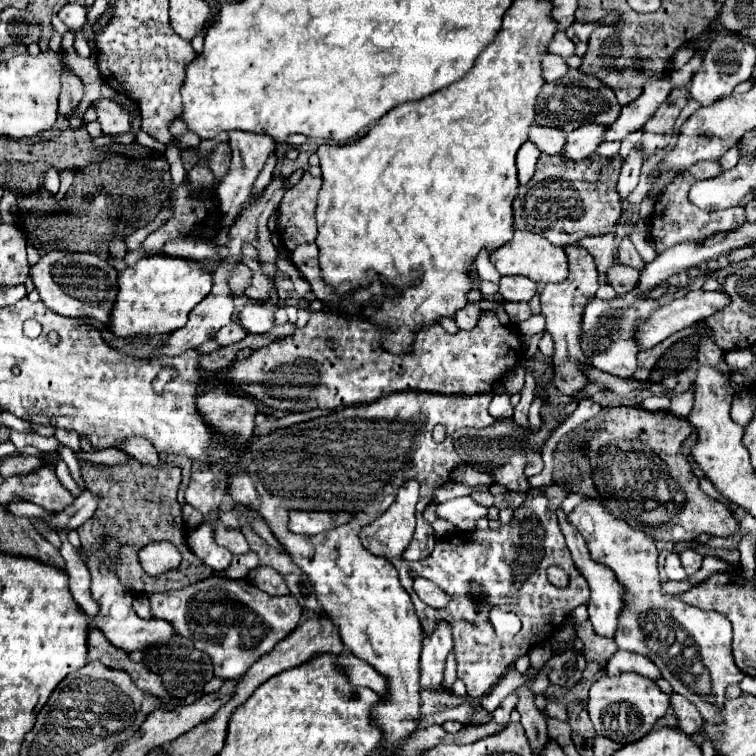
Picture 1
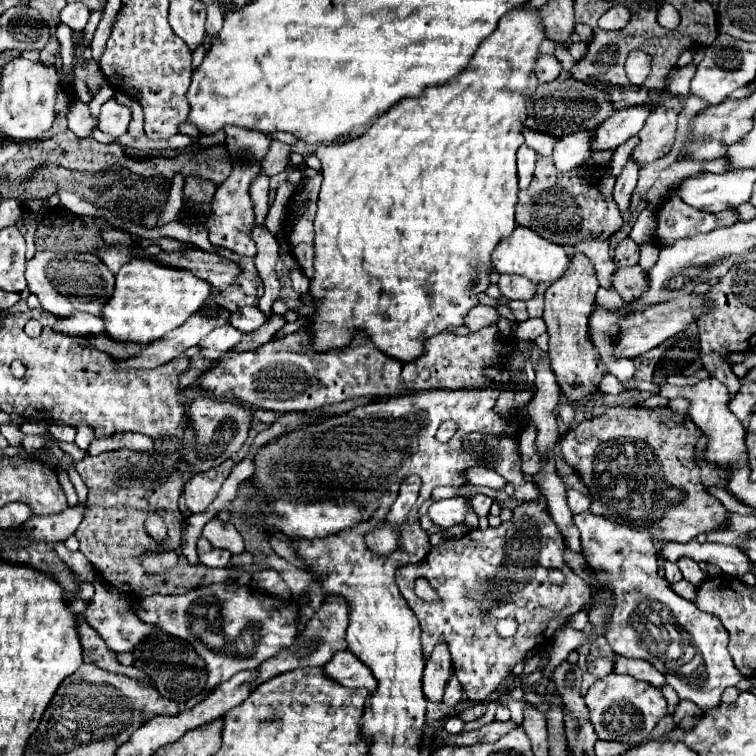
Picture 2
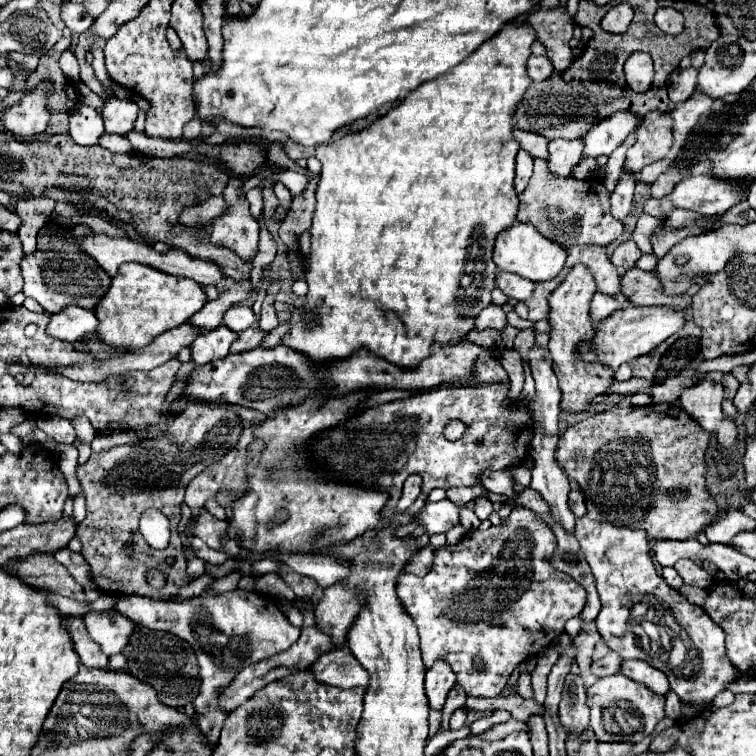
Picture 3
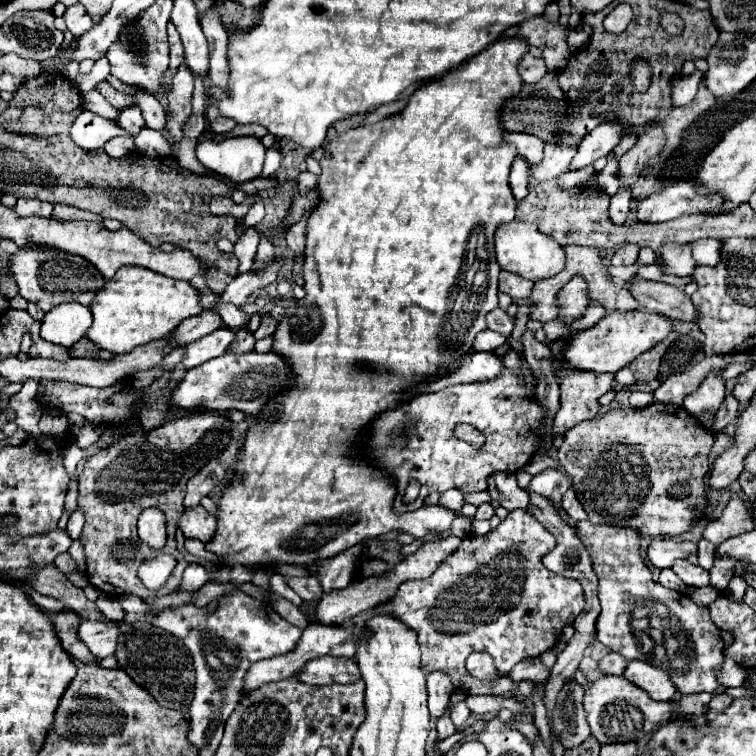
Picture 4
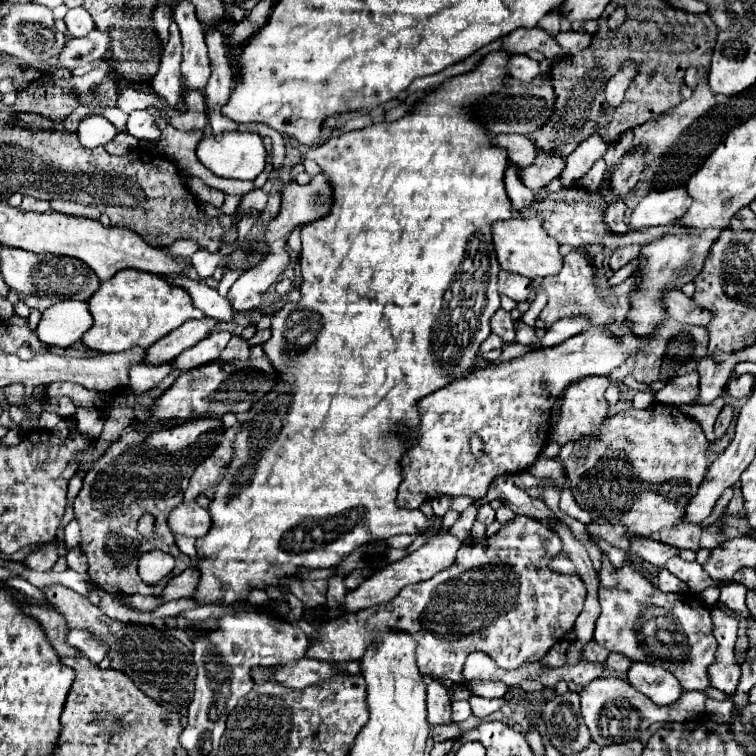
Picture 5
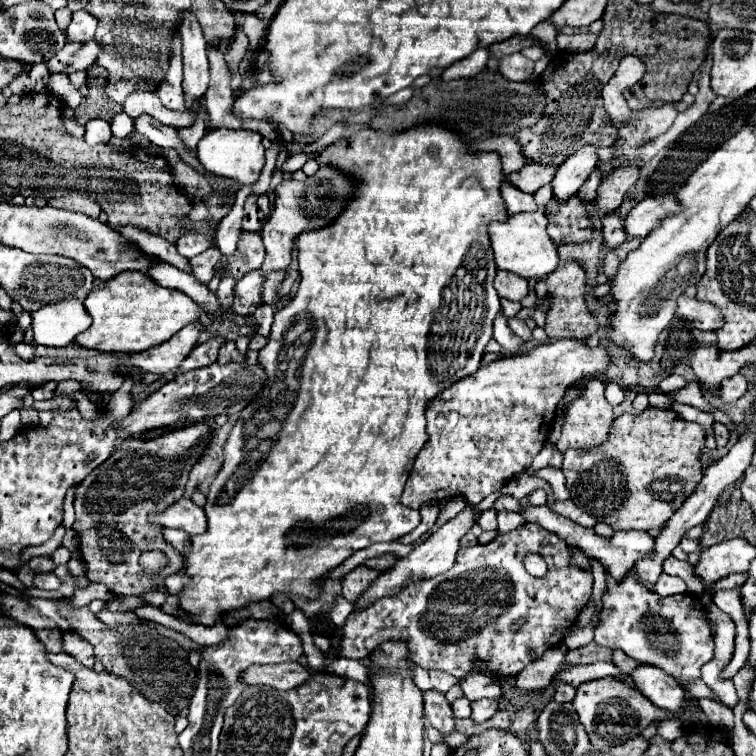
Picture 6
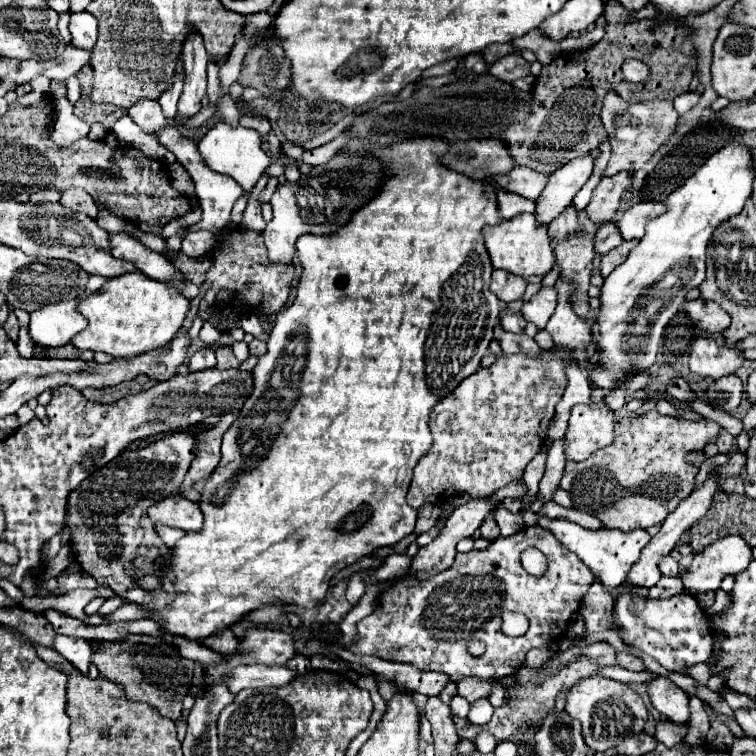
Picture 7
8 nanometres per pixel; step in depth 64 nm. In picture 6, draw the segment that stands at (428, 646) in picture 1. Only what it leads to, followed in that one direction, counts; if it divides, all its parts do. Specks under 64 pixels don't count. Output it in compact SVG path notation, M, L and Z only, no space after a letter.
M434 690L424 694L424 716L428 724L432 724L442 734L454 732L454 714L444 694L434 692Z

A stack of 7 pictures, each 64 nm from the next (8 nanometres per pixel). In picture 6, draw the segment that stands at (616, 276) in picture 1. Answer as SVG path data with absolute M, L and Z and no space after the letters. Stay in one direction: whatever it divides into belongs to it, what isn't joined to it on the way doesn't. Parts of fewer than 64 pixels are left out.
M680 296L676 316L692 322L692 326L698 330L710 330L710 332L720 330L720 326L724 324L724 316L714 304L700 302L700 300L688 298L688 296Z

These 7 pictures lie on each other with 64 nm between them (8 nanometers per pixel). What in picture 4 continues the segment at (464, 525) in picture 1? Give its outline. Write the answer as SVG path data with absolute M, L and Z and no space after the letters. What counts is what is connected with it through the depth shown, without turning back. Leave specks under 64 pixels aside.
M506 38L506 40L500 40L492 46L488 46L486 50L482 50L480 54L476 54L474 58L470 58L468 62L464 62L460 66L460 70L452 70L448 74L444 74L440 80L432 80L432 82L426 82L422 84L410 98L408 106L400 112L400 114L394 114L394 116L388 116L372 126L360 126L360 128L354 128L354 130L348 130L340 136L336 136L334 140L330 140L328 144L322 144L318 150L312 152L312 158L320 162L322 166L322 174L320 174L320 204L318 208L310 214L308 218L308 224L306 224L306 250L304 250L304 268L302 268L302 274L304 274L304 290L306 290L306 296L292 308L286 308L284 310L284 316L282 320L278 322L276 326L276 332L274 332L274 344L272 344L272 352L284 356L290 364L290 370L292 370L292 384L290 384L290 390L284 390L276 396L272 396L272 400L268 400L268 404L256 414L256 422L248 426L246 434L244 434L244 446L242 446L242 454L238 456L236 464L234 464L234 476L230 478L230 482L224 486L222 490L222 496L216 504L216 518L218 518L218 526L216 526L216 532L212 536L210 542L206 542L206 550L214 552L220 560L220 568L218 572L214 572L212 580L214 582L220 582L220 584L226 584L226 582L232 582L234 586L240 586L244 582L250 582L252 580L252 570L258 570L258 568L274 568L274 566L280 566L280 564L316 564L320 560L330 560L334 556L338 556L340 552L346 552L348 548L356 546L358 542L366 540L366 538L374 538L374 536L382 536L386 532L392 532L392 530L398 530L398 532L406 532L406 534L412 534L414 538L424 538L426 534L444 534L452 520L454 520L454 512L452 510L446 510L446 508L440 508L440 506L422 506L414 512L408 512L408 514L394 514L392 510L392 500L396 496L396 484L392 484L392 476L384 476L384 472L376 472L376 468L372 468L372 464L364 464L364 460L360 460L360 456L356 458L356 440L360 440L360 432L368 432L368 424L372 424L372 420L376 416L380 416L380 412L386 412L386 410L392 410L392 408L398 408L402 402L406 402L408 398L404 398L404 392L416 388L418 384L426 384L426 382L434 382L438 376L436 372L440 372L440 368L444 368L444 364L448 364L448 360L452 360L452 356L460 356L460 352L472 352L474 348L474 338L476 334L484 332L488 326L486 326L486 314L492 312L496 306L498 306L498 274L500 274L500 266L496 262L496 254L494 254L494 232L496 232L496 226L500 222L512 222L514 220L514 212L516 212L516 200L512 198L512 190L508 186L508 172L510 172L510 166L514 162L514 156L516 156L516 148L512 148L512 144L506 144L502 140L502 134L504 130L500 128L500 120L498 120L498 114L500 114L500 106L504 100L508 100L512 94L518 94L520 92L520 74L518 74L518 60L528 52L528 44L520 38Z

